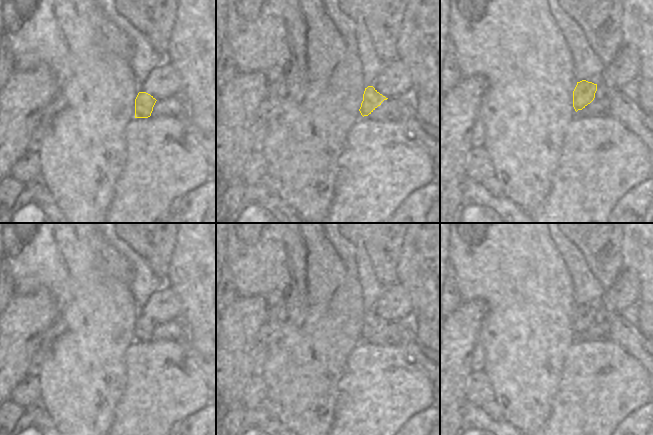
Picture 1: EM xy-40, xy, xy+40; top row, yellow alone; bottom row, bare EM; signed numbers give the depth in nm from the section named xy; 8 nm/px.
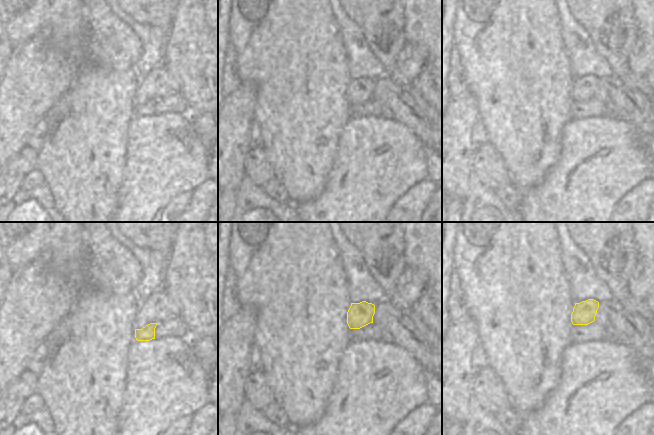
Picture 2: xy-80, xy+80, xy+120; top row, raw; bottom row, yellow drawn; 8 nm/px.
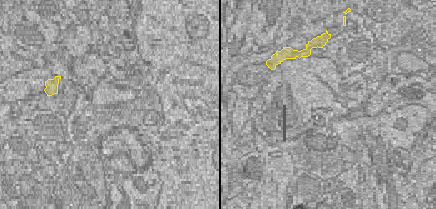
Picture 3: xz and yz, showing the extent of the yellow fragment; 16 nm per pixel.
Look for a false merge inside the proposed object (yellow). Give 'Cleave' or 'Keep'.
Keep

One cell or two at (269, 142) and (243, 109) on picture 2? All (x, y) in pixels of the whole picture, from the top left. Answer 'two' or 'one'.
two

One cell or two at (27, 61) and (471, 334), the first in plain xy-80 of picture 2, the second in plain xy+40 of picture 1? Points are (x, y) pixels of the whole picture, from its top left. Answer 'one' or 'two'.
one

